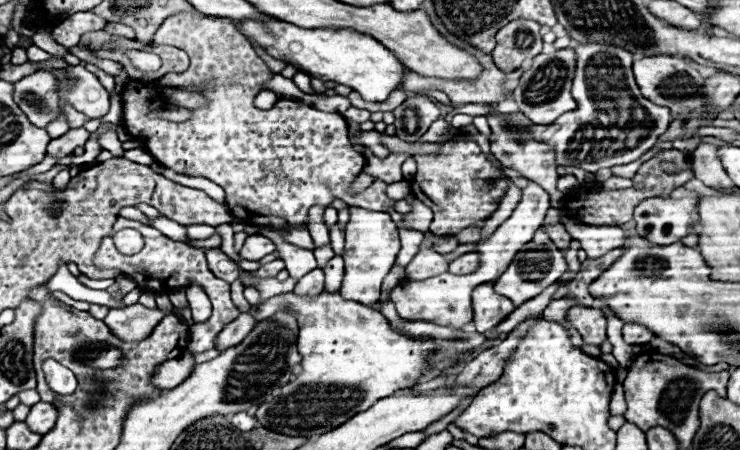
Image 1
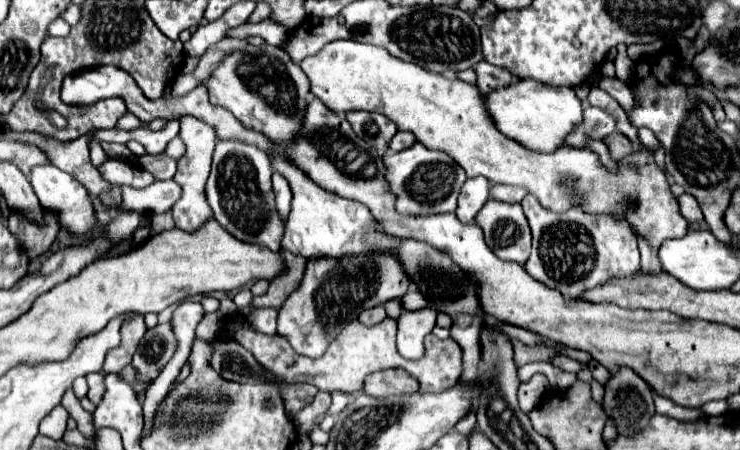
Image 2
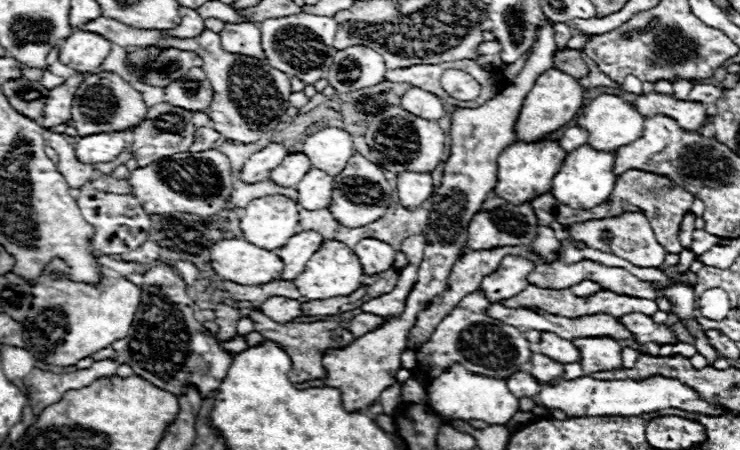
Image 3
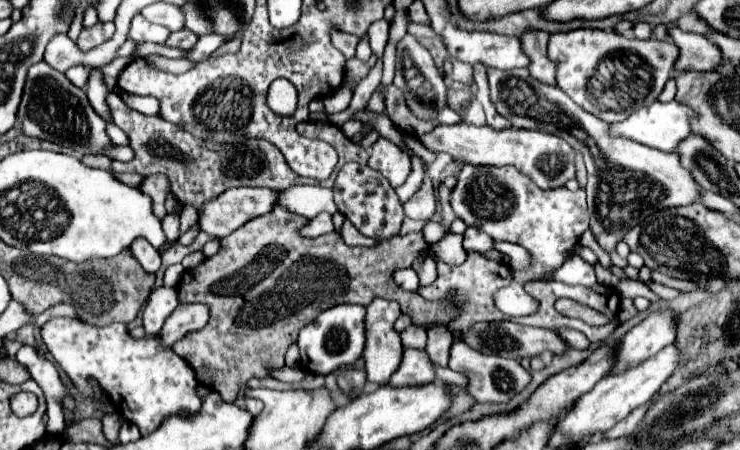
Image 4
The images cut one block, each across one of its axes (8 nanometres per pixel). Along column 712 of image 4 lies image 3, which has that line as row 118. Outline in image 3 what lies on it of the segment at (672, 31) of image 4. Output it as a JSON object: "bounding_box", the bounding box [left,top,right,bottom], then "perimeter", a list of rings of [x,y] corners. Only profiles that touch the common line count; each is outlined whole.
{"bounding_box":[42,74,84,128],"perimeter":[[[72,74],[64,84],[50,90],[48,106],[44,106],[44,122],[42,122],[44,128],[52,128],[56,124],[70,120],[72,100],[74,100],[76,88],[82,84],[82,80],[84,78],[80,74]]]}

